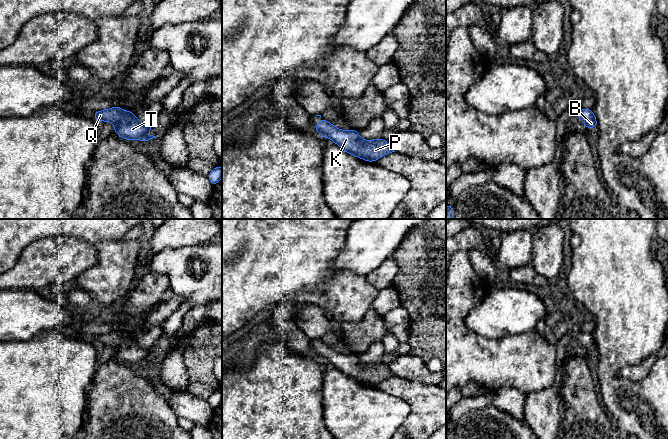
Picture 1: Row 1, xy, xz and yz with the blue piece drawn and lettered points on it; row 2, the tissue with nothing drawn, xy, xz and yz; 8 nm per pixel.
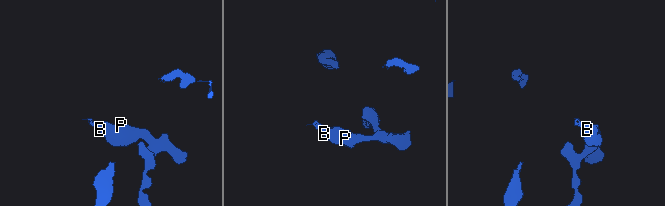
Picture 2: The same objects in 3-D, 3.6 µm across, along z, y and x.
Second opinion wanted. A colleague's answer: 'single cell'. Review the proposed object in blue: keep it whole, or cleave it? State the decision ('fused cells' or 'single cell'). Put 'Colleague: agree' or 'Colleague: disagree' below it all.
single cell
Colleague: agree

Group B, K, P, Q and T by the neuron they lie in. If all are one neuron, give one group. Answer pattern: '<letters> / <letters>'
B K P Q T

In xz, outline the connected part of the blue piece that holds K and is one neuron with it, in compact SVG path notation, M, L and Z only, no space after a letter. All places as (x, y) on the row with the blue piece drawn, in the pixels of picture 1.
M322 117L315 127L316 132L323 138L332 139L348 154L368 162L375 162L384 155L395 152L387 140L363 140L357 130L340 130Z

